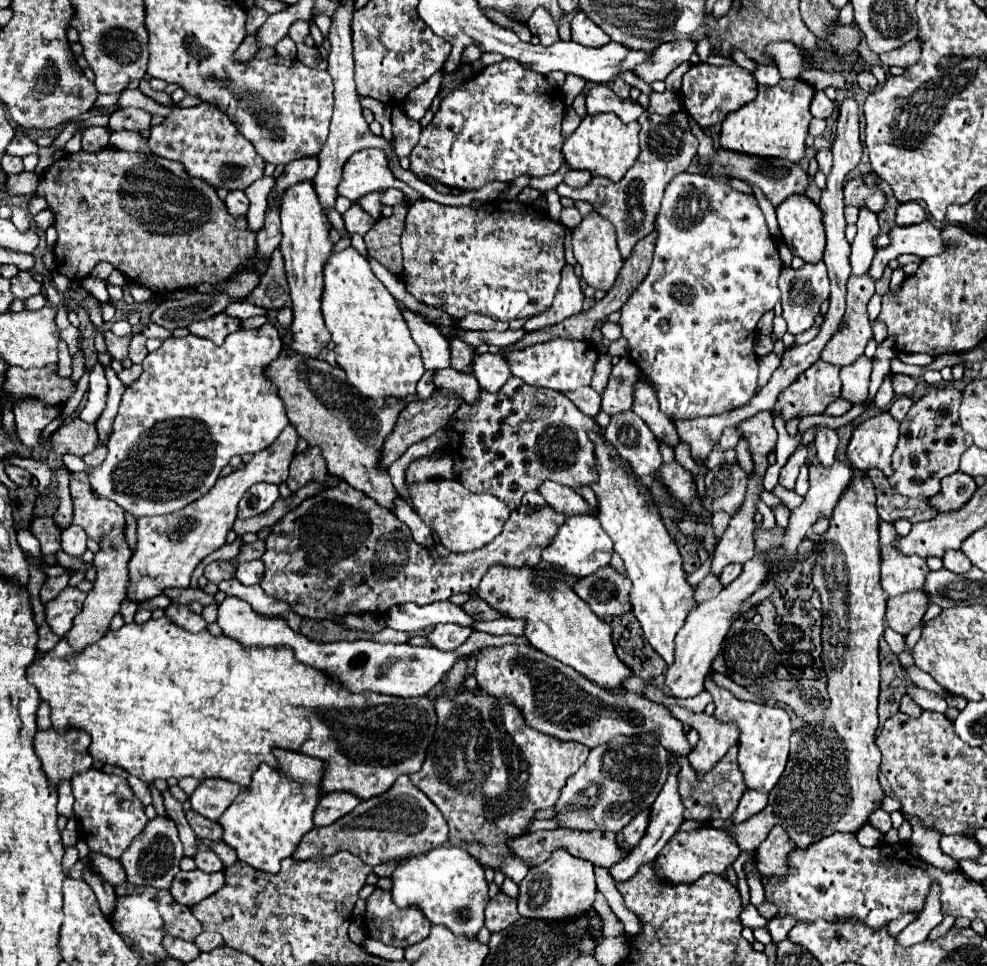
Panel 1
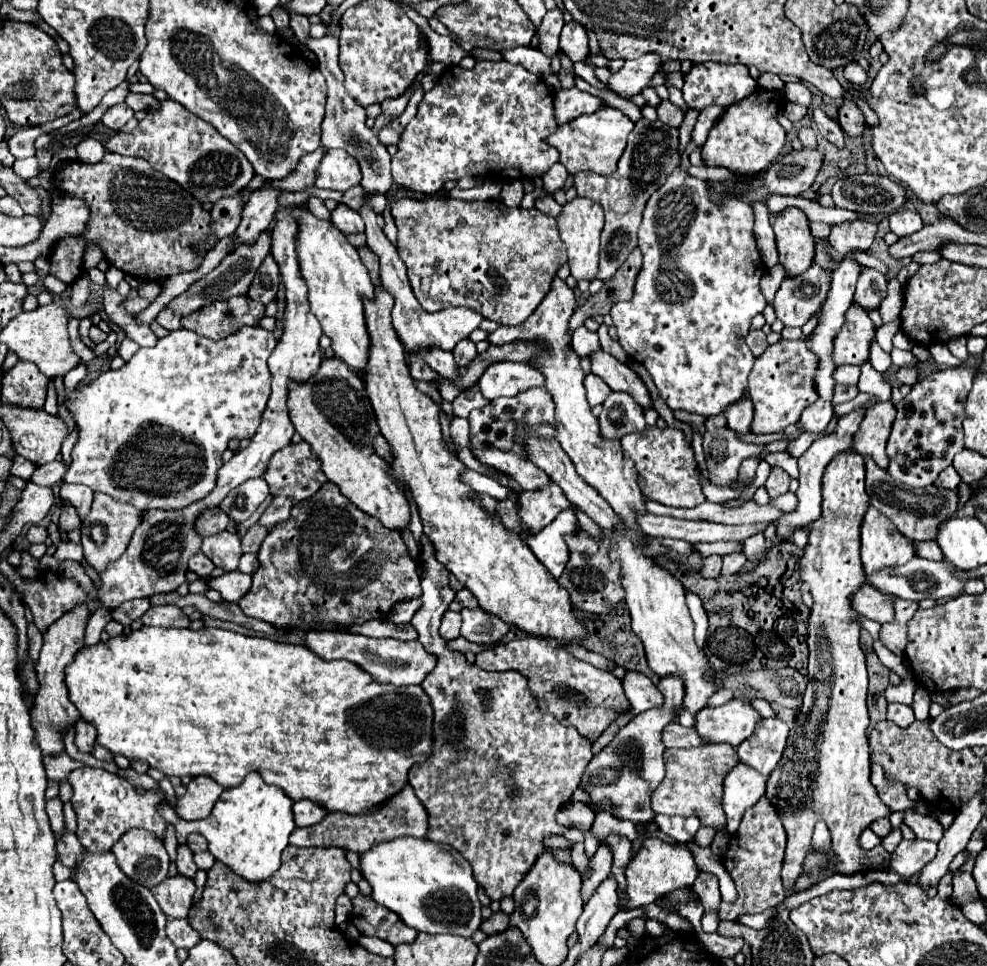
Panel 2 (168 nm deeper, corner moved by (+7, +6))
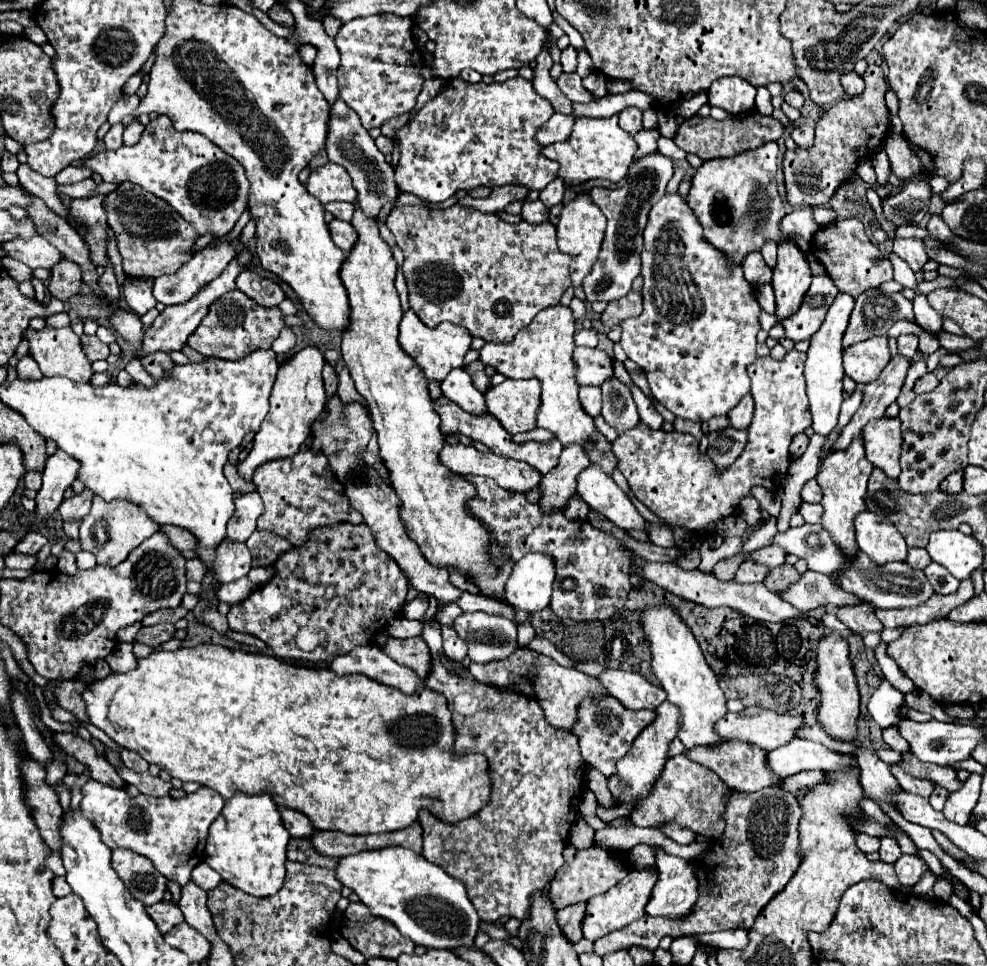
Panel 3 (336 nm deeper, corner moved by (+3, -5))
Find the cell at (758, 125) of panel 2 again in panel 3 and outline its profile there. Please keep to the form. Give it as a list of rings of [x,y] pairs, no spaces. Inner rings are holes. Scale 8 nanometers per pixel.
[[[766,142],[762,148],[742,152],[742,156],[736,156],[734,160],[704,162],[692,178],[692,188],[686,200],[704,228],[704,238],[726,252],[736,264],[742,264],[746,254],[760,250],[766,240],[780,242],[792,238],[804,252],[810,250],[808,240],[800,236],[786,236],[778,230],[778,222],[784,218],[786,210],[776,190],[776,158],[778,144]]]

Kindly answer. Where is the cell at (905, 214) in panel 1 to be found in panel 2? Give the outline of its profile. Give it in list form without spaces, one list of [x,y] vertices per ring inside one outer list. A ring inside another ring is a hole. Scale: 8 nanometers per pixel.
[[[902,209],[902,211],[898,211],[898,213],[894,213],[890,217],[890,229],[898,237],[912,235],[912,233],[916,233],[922,227],[924,227],[924,223],[922,223],[922,219],[920,219],[920,215],[916,211]]]

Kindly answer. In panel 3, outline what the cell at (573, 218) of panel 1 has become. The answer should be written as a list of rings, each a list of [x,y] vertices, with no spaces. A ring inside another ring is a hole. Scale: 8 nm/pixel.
[[[534,200],[534,202],[524,202],[524,208],[522,208],[522,218],[530,224],[538,224],[538,222],[546,222],[548,220],[548,208],[540,202],[540,200]]]

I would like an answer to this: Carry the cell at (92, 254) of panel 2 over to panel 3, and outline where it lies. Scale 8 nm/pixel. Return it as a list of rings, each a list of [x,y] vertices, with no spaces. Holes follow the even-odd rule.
[[[104,196],[74,198],[68,206],[70,220],[82,220],[86,224],[86,236],[82,236],[82,240],[90,248],[90,260],[94,260],[94,266],[106,266],[108,260],[108,224],[102,200]]]

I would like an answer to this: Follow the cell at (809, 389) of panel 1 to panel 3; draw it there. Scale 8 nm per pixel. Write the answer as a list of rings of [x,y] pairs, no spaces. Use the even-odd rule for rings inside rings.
[[[790,350],[782,360],[766,356],[748,366],[756,410],[748,428],[748,444],[728,470],[718,470],[708,456],[700,454],[698,440],[690,434],[652,430],[642,422],[622,432],[614,440],[614,454],[634,496],[664,522],[708,536],[718,520],[736,512],[738,502],[750,496],[752,486],[762,484],[774,492],[788,472],[788,446],[792,438],[812,424],[804,384],[804,360],[806,352]]]

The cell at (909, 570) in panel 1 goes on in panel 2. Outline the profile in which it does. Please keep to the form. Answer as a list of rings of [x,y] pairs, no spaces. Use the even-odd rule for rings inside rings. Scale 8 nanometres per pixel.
[[[868,507],[862,519],[860,539],[866,573],[876,573],[890,565],[904,565],[914,555],[912,543],[874,507]]]

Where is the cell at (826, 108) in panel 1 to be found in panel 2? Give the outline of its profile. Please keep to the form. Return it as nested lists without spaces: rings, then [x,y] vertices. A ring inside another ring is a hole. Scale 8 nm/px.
[[[786,83],[784,97],[792,103],[800,103],[806,107],[810,107],[810,101],[812,101],[812,95],[804,83]]]

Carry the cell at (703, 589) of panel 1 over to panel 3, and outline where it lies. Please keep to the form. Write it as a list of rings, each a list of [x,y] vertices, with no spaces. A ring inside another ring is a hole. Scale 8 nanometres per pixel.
[[[732,556],[732,558],[726,558],[726,560],[720,560],[716,566],[714,566],[714,576],[718,580],[730,580],[734,578],[734,572],[738,570],[738,566],[742,564],[742,556]]]

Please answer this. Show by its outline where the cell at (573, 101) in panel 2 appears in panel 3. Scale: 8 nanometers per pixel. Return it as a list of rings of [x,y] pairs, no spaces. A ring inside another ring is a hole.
[[[554,112],[552,118],[538,130],[538,142],[544,146],[548,146],[552,142],[564,142],[566,138],[570,138],[574,122],[576,122],[574,114],[566,116],[566,114]]]

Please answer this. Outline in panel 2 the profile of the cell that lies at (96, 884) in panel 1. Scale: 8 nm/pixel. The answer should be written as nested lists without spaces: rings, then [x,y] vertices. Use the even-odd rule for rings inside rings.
[[[64,829],[64,833],[56,837],[56,853],[58,853],[58,861],[74,871],[74,865],[82,855],[82,843],[78,841],[76,833]]]

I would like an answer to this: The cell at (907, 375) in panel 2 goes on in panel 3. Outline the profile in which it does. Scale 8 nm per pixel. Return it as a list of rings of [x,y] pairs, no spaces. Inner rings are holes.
[[[926,374],[922,376],[916,384],[914,384],[914,392],[916,394],[922,394],[922,392],[928,392],[928,390],[934,390],[938,386],[938,378],[934,374]]]

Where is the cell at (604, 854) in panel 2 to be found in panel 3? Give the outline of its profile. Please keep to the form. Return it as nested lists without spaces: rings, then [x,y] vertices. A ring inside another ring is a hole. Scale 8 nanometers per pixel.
[[[578,902],[578,904],[570,904],[562,910],[558,910],[558,920],[560,926],[566,934],[566,938],[570,942],[578,942],[582,940],[582,920],[586,916],[586,902]]]

